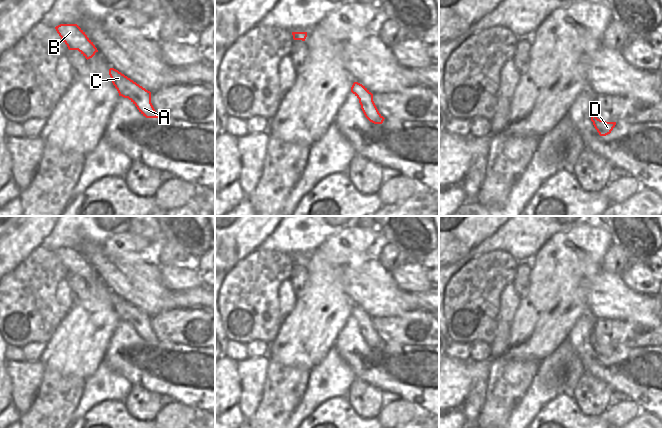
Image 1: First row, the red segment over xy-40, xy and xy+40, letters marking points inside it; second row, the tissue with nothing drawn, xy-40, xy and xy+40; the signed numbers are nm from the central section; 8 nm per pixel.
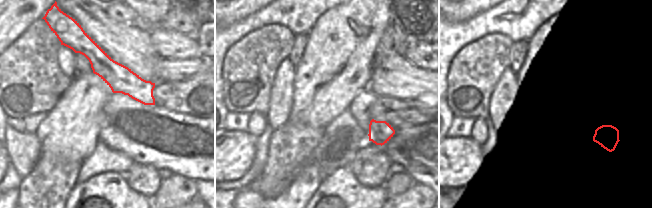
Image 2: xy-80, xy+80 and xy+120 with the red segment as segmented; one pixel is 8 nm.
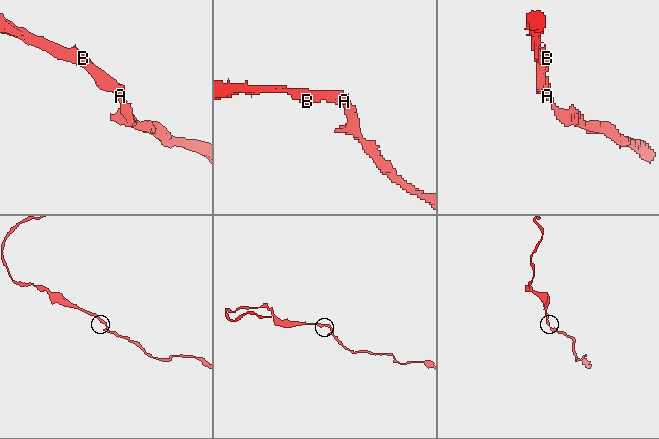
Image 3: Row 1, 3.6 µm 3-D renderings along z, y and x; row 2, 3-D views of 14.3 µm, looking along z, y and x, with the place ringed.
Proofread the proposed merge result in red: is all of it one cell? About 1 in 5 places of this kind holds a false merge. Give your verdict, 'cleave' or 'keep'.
keep

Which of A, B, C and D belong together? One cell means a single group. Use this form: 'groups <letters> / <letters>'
groups A B C D

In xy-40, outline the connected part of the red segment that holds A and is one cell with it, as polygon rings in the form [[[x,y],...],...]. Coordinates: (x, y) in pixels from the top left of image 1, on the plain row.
[[[114,292],[109,293],[109,299],[119,320],[128,322],[146,342],[158,342],[152,327],[151,316],[119,296]]]

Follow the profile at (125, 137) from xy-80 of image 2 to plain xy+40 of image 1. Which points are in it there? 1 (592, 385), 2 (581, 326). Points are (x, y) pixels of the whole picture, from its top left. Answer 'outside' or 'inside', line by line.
1: outside
2: inside

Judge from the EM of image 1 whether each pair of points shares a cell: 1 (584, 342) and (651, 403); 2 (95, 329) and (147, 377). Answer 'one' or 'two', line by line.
1: one
2: two

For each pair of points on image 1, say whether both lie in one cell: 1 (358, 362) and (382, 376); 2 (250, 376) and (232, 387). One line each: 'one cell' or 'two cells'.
1: one cell
2: two cells

